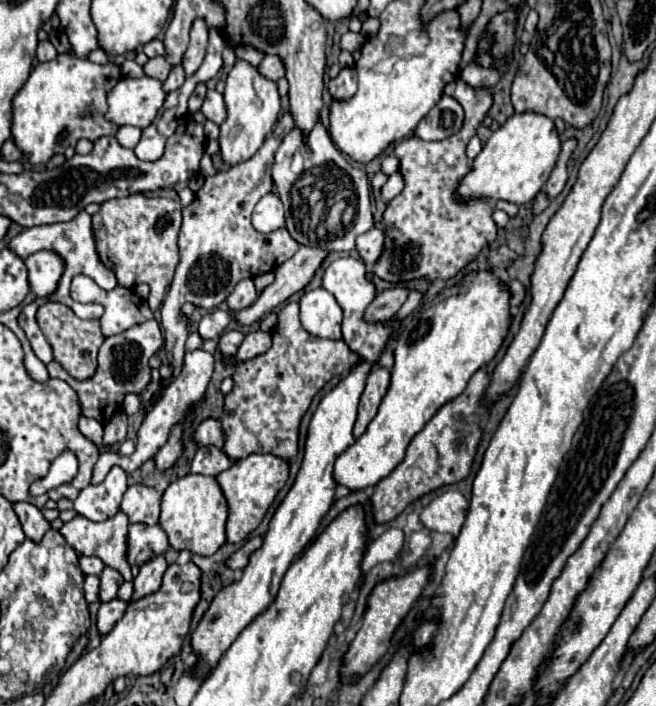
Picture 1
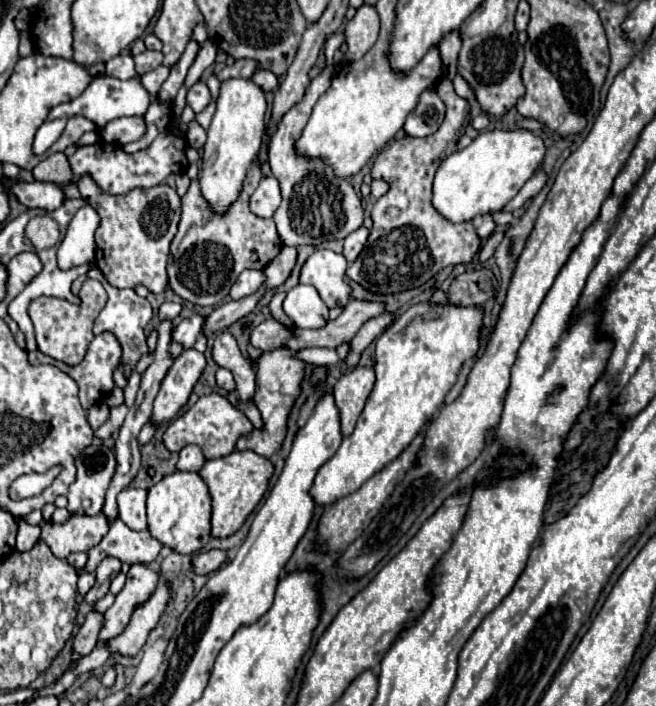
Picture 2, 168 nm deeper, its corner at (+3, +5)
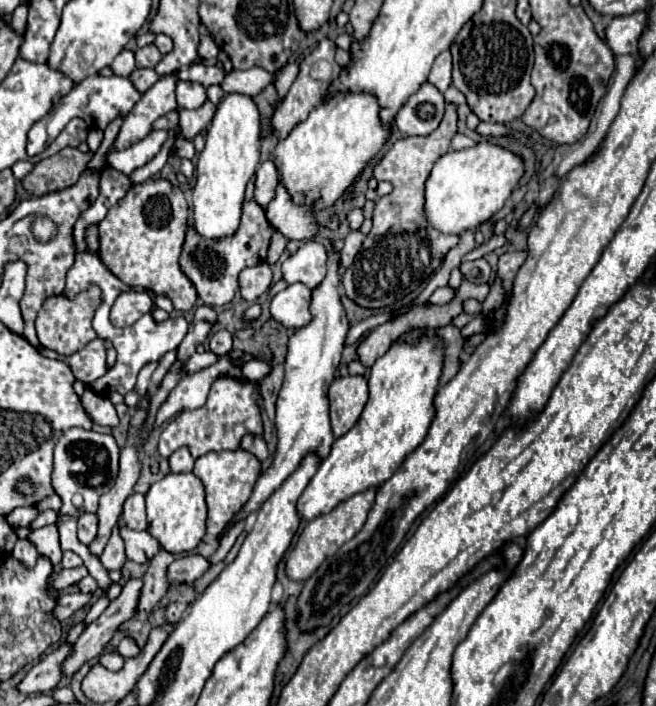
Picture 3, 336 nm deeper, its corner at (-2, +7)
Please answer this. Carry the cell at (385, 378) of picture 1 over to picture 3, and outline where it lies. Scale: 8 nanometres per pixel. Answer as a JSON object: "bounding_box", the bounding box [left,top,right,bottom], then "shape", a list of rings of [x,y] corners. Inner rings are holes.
{"bounding_box":[329,375,369,437],"shape":[[[347,375],[337,377],[329,387],[329,401],[331,401],[331,427],[333,435],[341,437],[349,431],[369,399],[367,379],[363,375]]]}

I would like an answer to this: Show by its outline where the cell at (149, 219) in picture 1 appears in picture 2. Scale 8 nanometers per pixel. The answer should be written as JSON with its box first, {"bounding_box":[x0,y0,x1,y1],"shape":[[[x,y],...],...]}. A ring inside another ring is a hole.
{"bounding_box":[78,173,180,295],"shape":[[[86,173],[78,179],[82,199],[86,199],[100,213],[100,227],[96,229],[96,265],[112,287],[144,285],[154,295],[168,287],[166,263],[170,243],[180,221],[180,197],[176,189],[162,183],[150,189],[132,189],[124,197],[112,197],[98,189]]]}

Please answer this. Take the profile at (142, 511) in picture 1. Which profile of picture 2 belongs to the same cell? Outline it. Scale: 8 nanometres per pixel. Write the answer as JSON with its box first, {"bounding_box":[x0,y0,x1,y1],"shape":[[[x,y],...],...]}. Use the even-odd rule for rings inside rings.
{"bounding_box":[118,487,146,531],"shape":[[[128,487],[118,493],[118,517],[134,531],[146,529],[146,491]]]}

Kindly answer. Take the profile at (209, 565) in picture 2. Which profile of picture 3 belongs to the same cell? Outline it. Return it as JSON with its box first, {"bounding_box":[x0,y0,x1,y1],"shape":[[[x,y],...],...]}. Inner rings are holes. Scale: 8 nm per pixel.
{"bounding_box":[169,555,211,583],"shape":[[[187,555],[169,565],[169,579],[173,583],[193,583],[211,567],[209,559],[203,555]]]}

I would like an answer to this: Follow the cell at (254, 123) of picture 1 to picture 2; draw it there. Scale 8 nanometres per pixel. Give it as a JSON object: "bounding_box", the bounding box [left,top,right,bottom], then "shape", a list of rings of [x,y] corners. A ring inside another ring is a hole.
{"bounding_box":[200,79,266,215],"shape":[[[250,79],[222,81],[216,113],[208,127],[208,139],[202,155],[200,191],[216,215],[224,215],[228,207],[238,199],[244,177],[258,155],[262,135],[266,131],[266,97],[264,91]]]}

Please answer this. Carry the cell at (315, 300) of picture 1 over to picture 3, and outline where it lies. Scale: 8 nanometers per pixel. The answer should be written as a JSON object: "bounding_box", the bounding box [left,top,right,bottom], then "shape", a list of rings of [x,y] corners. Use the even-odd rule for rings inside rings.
{"bounding_box":[271,283,313,329],"shape":[[[293,283],[271,299],[271,315],[287,329],[301,329],[313,315],[309,315],[311,289],[303,283]]]}

